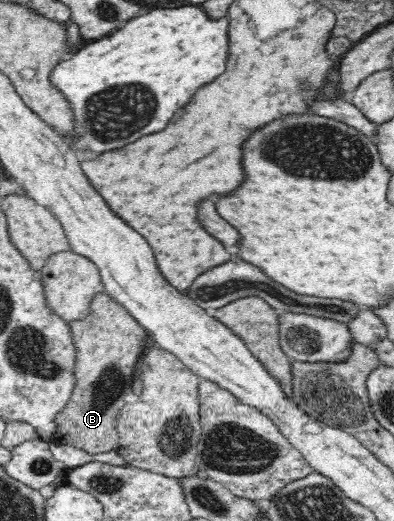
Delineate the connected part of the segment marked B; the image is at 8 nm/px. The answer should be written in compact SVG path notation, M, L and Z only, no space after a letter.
M102 293L93 297L89 316L68 325L75 345L75 384L67 404L54 418L55 433L47 441L55 446L79 448L97 458L104 452L117 450L117 417L126 405L125 398L131 392L131 384L138 375L137 366L150 339L147 330L123 305Z

